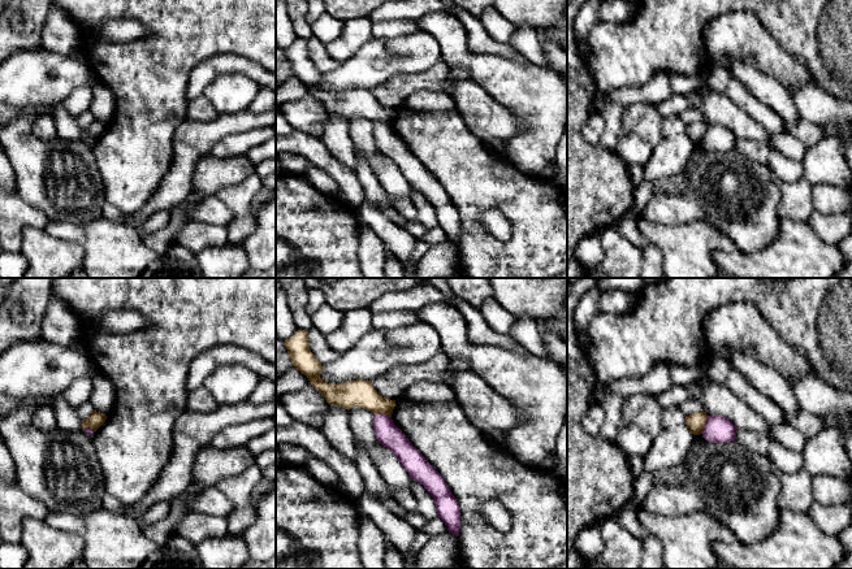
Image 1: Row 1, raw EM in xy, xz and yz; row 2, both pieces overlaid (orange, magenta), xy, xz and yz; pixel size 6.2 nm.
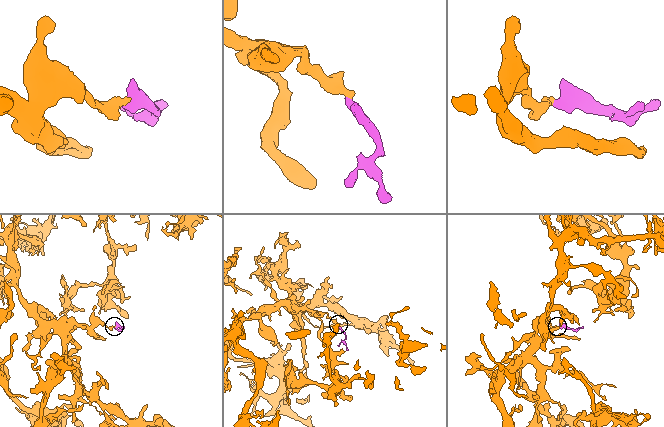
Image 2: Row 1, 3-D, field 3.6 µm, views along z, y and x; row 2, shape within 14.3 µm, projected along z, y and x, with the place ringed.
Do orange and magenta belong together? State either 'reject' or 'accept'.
reject

